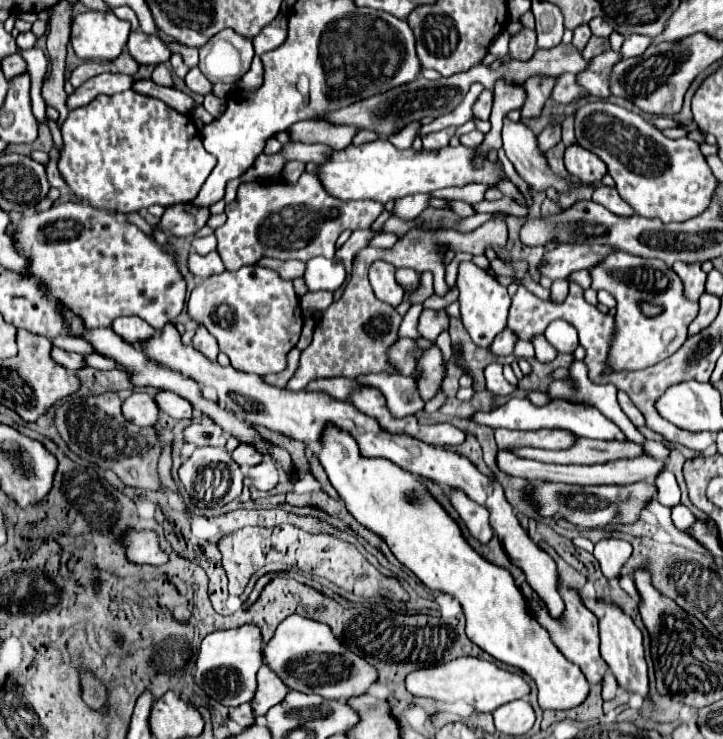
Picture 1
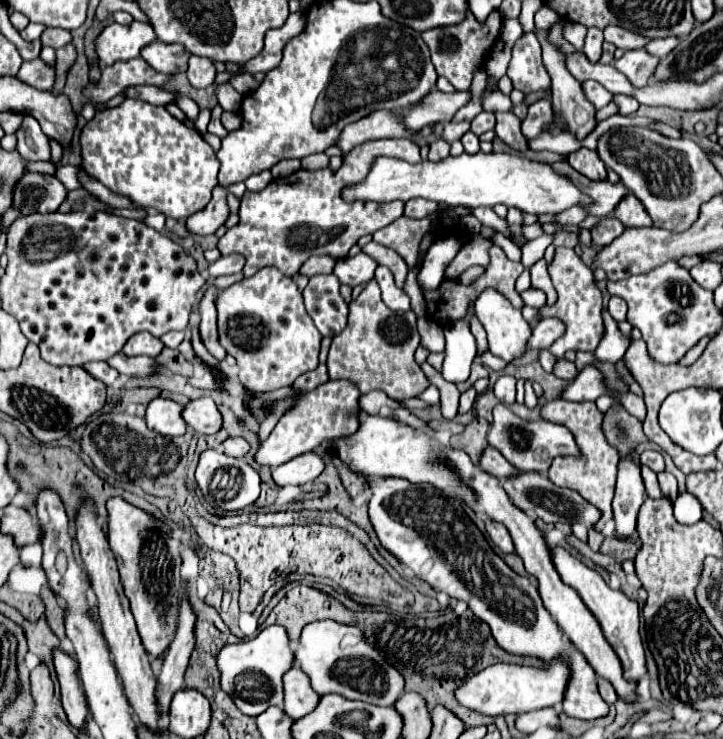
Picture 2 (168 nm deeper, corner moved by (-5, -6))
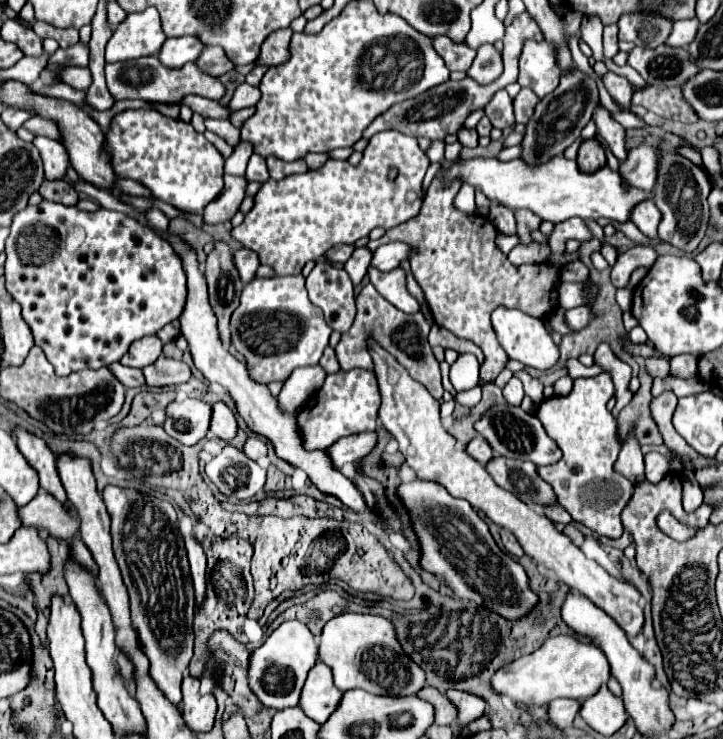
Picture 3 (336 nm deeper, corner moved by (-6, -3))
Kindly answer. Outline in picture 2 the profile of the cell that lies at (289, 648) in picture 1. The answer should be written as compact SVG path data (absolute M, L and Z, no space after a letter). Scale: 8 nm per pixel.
M331 619L315 621L301 629L293 665L303 669L313 691L319 695L335 693L373 705L393 705L393 701L403 693L401 673L397 673L369 643L365 643L361 629Z

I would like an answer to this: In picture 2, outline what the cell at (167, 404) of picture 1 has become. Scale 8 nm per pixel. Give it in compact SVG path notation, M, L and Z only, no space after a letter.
M201 397L189 401L183 411L183 421L193 427L197 433L217 433L221 429L221 413L217 411L217 405L211 397Z

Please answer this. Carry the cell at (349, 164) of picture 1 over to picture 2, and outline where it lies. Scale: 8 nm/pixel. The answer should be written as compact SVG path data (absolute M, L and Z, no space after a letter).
M463 153L459 157L445 157L441 161L421 161L411 165L403 159L377 157L373 161L365 179L357 185L347 185L343 191L345 201L409 201L413 197L423 197L437 201L441 205L457 207L493 207L503 203L507 207L517 207L527 213L559 213L573 205L587 205L589 199L563 175L553 173L547 163L537 163L515 153Z

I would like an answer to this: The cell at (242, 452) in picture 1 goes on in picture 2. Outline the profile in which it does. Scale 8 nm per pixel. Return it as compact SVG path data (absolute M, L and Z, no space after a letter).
M327 381L325 385L319 385L311 393L307 393L303 399L299 399L297 407L293 407L289 413L285 413L271 435L259 445L255 453L255 461L259 465L277 467L281 463L291 461L293 457L301 453L309 453L315 447L323 445L325 441L331 441L335 437L345 437L357 431L357 405L359 391L349 381Z

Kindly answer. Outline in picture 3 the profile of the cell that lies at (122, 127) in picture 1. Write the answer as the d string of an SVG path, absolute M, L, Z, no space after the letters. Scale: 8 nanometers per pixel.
M126 110L112 120L104 134L114 172L120 178L142 182L162 202L174 204L190 214L202 214L206 204L222 192L222 154L204 138L204 134L198 134L182 120L168 118L158 110Z

